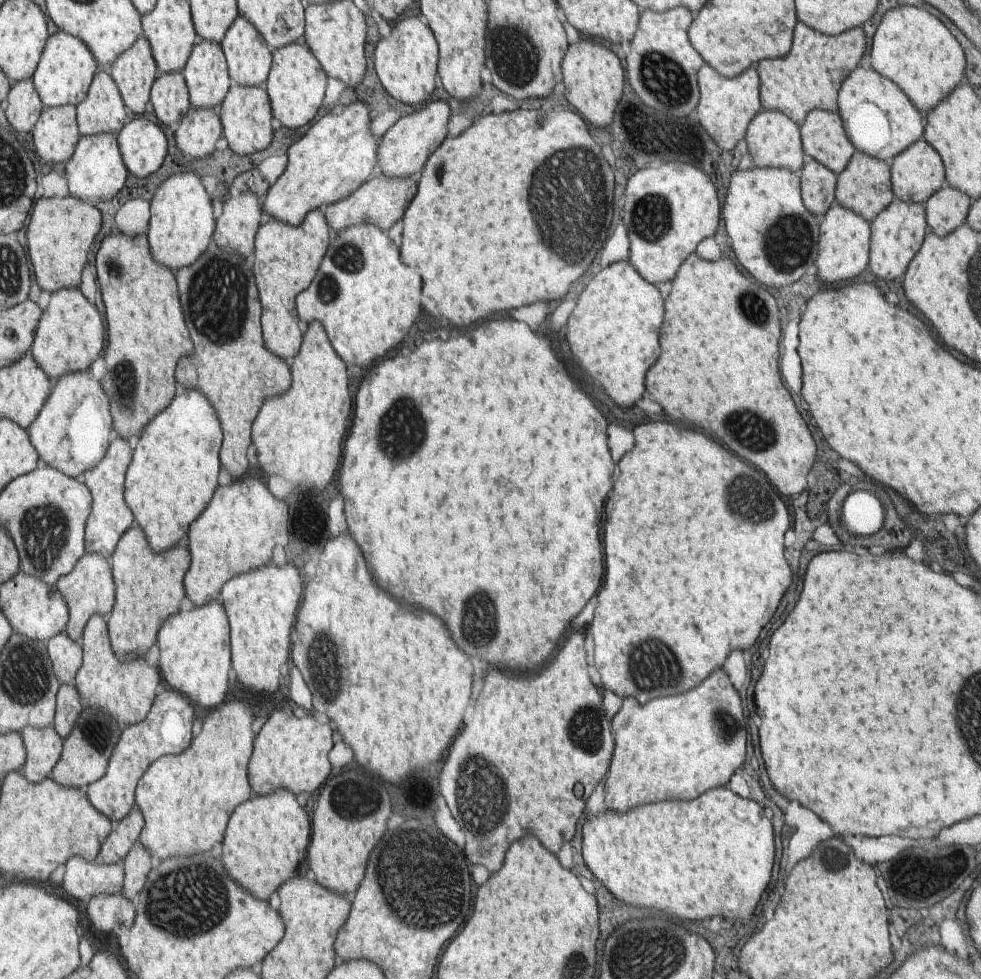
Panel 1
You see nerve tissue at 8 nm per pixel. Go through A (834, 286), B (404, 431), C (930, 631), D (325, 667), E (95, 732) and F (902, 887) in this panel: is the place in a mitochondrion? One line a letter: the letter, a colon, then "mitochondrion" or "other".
A: other
B: mitochondrion
C: other
D: mitochondrion
E: mitochondrion
F: other

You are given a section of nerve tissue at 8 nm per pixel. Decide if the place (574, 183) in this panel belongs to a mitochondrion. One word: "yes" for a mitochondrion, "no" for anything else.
yes

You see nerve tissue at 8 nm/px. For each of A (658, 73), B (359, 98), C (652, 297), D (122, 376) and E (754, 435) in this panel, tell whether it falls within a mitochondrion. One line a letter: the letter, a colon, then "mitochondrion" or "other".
A: mitochondrion
B: other
C: other
D: mitochondrion
E: mitochondrion

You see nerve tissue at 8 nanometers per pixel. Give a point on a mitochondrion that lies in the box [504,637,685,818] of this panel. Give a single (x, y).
(586, 733)

